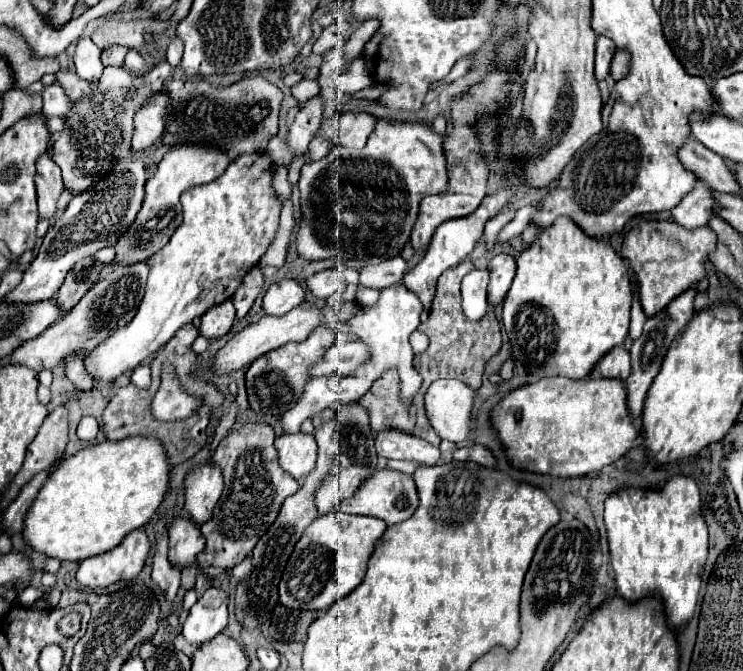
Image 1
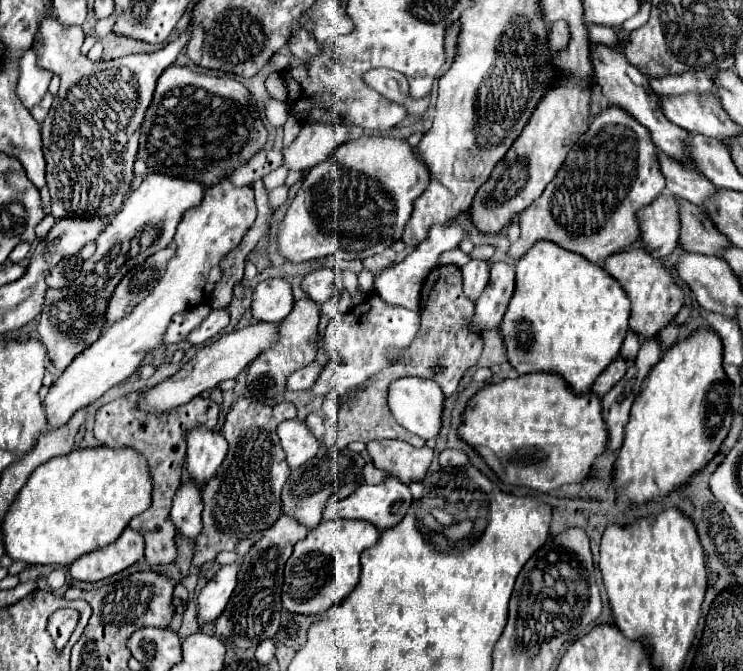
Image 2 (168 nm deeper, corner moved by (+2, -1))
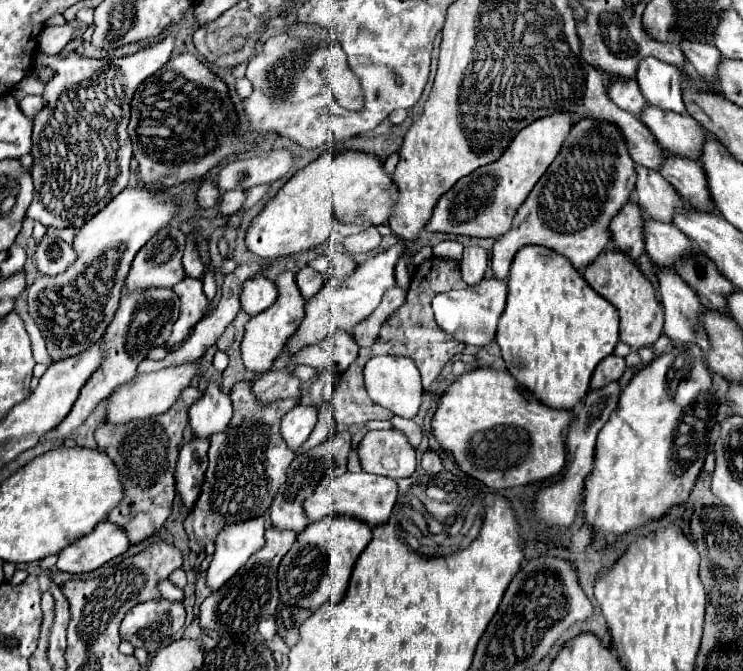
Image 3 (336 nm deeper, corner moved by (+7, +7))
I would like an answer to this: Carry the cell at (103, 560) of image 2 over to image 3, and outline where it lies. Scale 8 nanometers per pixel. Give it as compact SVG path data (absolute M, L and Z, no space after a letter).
M104 520L92 530L88 536L80 538L76 544L66 546L58 554L58 570L70 572L70 574L82 574L82 572L92 572L106 564L108 560L124 554L130 546L128 534Z

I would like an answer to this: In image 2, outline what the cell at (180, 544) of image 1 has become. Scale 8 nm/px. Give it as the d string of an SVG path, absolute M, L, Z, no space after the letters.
M187 480L179 486L175 498L173 498L173 510L171 520L175 528L189 538L197 538L201 534L201 512L203 512L203 498L201 498L201 486L193 486L193 480Z

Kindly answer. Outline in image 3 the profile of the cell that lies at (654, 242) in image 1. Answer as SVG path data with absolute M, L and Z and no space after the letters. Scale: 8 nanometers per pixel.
M608 250L602 252L596 262L584 268L584 278L588 284L602 294L606 300L610 300L618 312L620 312L620 340L626 342L630 348L644 348L658 340L664 326L664 308L660 300L656 298L656 290L652 282L640 272L640 268L634 264L628 254L622 250Z

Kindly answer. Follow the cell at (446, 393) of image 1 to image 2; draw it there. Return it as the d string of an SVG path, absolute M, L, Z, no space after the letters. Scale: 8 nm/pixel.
M403 376L397 378L389 384L389 392L387 392L387 404L389 410L393 414L393 418L397 420L397 424L401 424L403 428L411 430L413 434L429 440L435 438L439 428L441 428L441 410L443 410L443 392L441 388L427 378L413 378L413 376Z

